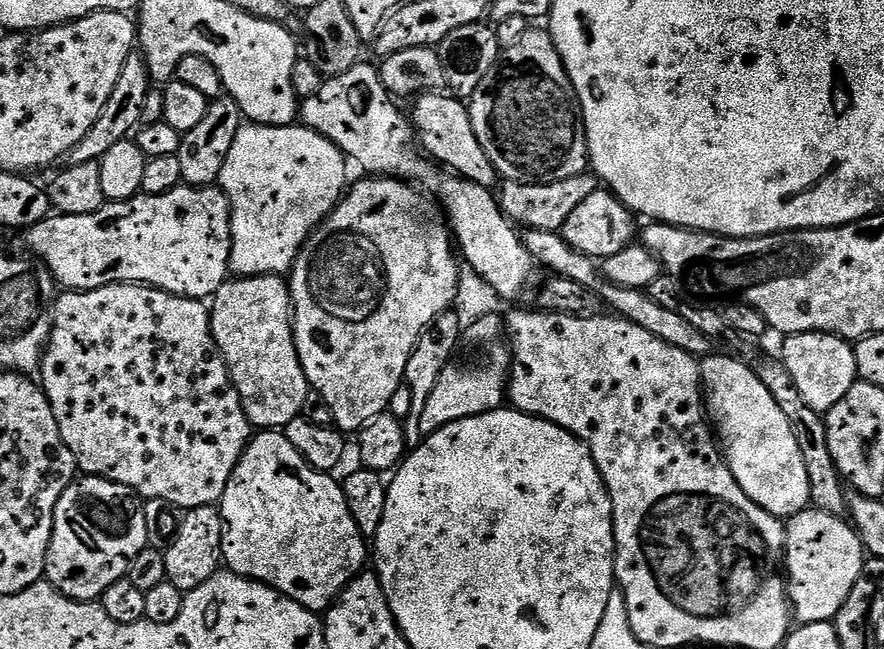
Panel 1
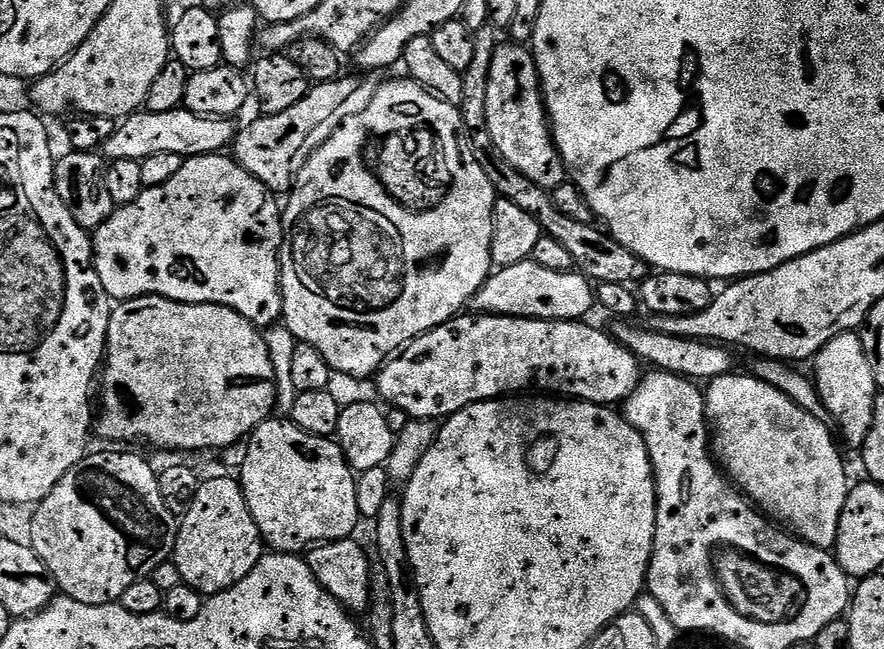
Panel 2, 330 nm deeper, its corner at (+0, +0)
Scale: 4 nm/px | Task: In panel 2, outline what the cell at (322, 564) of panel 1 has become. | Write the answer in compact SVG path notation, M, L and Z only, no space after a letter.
M269 418L260 424L256 431L252 433L247 441L248 454L245 464L238 470L240 488L246 494L246 506L250 506L250 514L254 514L254 522L258 522L258 530L264 536L264 543L274 552L291 552L293 554L304 554L321 544L333 544L335 540L346 540L353 535L352 532L359 524L362 524L362 517L358 510L358 490L356 489L357 473L353 472L348 464L348 459L344 457L344 451L340 449L339 443L335 439L327 436L315 436L306 434L297 424Z

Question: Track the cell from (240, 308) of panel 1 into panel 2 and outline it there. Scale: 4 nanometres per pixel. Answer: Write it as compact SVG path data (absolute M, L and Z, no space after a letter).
M161 296L119 301L108 327L102 384L103 380L100 396L98 392L98 432L108 440L141 440L168 452L229 448L251 437L277 407L274 364L263 331L221 304L183 304Z

